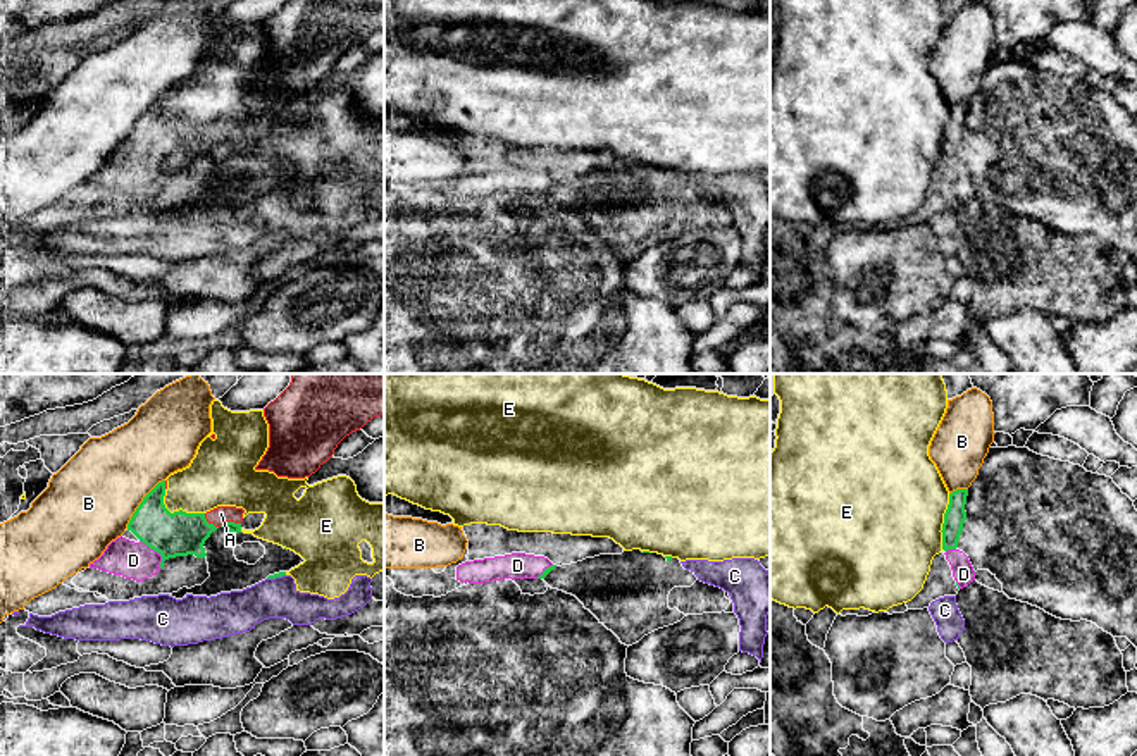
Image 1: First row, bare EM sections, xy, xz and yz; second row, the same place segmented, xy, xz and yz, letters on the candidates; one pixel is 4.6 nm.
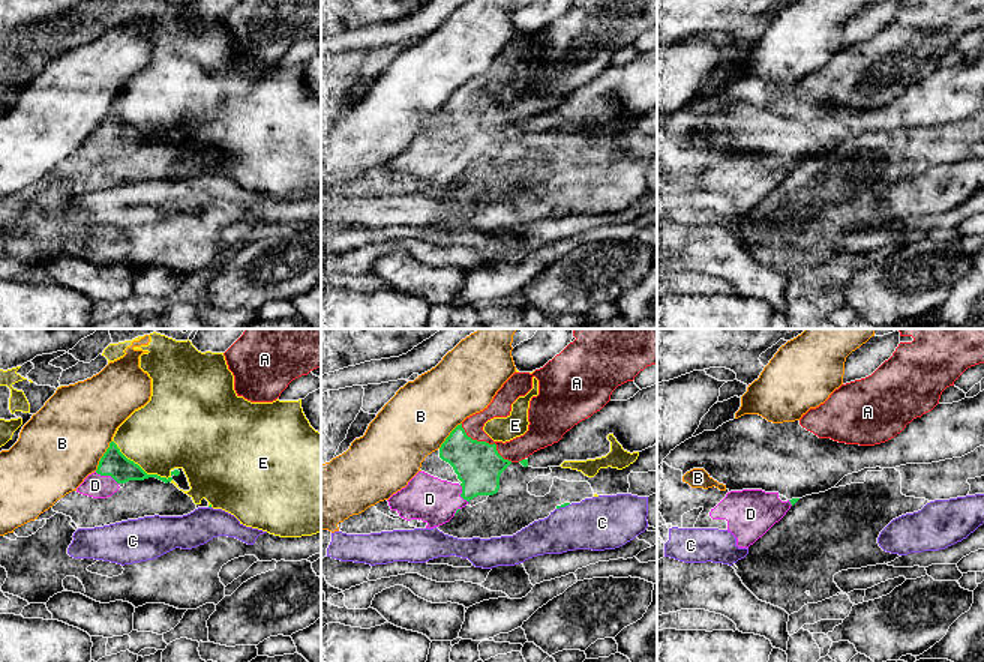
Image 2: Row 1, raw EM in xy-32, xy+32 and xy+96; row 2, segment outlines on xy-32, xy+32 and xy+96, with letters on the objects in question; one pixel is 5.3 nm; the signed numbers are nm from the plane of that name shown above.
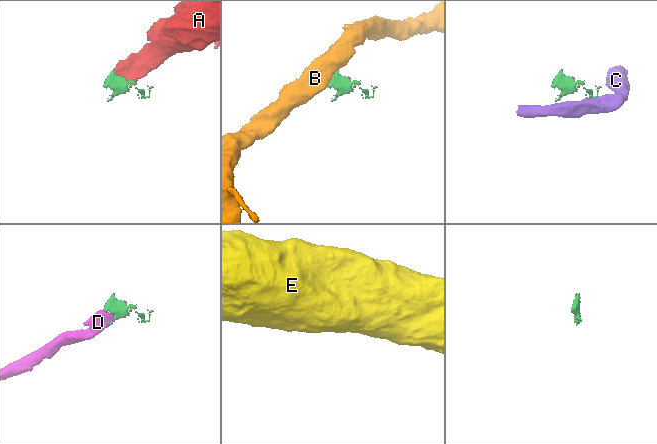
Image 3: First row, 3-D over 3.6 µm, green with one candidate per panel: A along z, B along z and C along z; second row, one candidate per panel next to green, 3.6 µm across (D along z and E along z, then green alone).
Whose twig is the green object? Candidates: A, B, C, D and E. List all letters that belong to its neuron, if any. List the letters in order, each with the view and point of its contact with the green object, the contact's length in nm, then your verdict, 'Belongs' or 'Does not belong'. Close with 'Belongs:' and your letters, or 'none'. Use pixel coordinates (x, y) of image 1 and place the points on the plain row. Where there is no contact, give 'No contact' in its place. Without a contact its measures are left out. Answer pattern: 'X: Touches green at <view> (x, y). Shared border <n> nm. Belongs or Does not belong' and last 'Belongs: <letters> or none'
A: Touches green at xy (221, 140). Shared border 180 nm. Belongs
B: Touches green at xy (140, 117). Shared border 300 nm. Does not belong
C: Touches green at xy (276, 190). Shared border 90 nm. Does not belong
D: Touches green at xy (155, 164). Shared border 170 nm. Belongs
E: Touches green at xy (176, 126). Shared border 220 nm. Does not belong
Belongs: A, D

